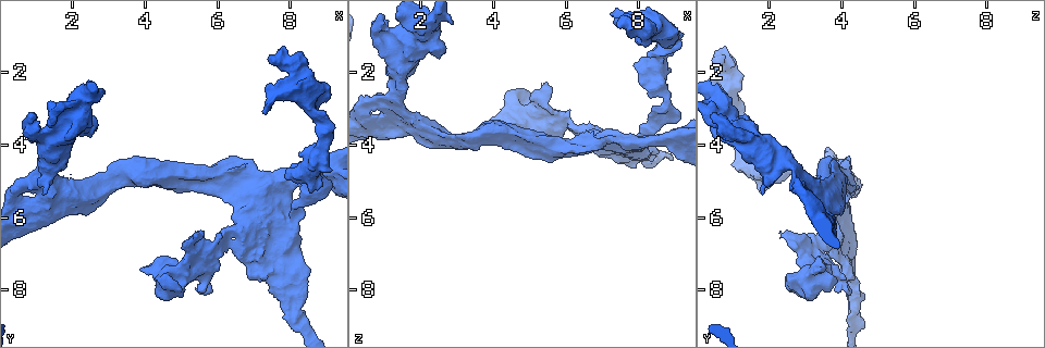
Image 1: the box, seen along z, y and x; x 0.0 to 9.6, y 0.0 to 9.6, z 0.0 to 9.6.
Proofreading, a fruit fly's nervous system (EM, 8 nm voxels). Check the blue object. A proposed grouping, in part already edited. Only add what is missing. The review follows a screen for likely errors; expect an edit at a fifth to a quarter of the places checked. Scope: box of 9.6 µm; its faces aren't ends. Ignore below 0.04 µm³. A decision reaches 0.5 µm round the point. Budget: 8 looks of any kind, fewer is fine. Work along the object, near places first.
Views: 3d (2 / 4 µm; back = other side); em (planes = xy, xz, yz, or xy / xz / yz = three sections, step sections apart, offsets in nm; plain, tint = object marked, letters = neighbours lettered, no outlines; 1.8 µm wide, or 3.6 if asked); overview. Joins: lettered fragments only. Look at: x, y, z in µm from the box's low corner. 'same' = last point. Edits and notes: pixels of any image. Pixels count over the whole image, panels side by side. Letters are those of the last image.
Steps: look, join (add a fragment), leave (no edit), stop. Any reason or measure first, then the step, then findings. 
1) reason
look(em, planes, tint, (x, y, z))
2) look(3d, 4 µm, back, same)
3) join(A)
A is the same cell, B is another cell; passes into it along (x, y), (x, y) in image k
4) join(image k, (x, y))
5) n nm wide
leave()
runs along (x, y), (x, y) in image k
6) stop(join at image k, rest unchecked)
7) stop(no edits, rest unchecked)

thick end
look(3d, 2 µm, (7.50, 1.50, 0.75))

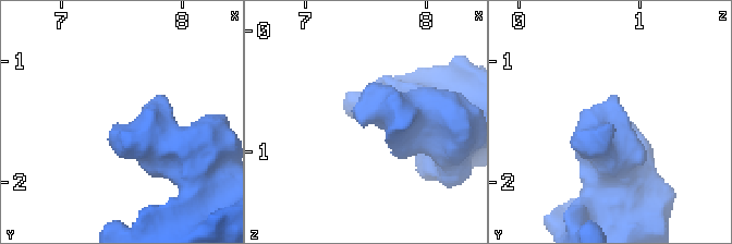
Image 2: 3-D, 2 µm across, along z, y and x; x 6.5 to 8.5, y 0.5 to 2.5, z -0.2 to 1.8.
shape alone is not enough
look(em, planes, letters, (7.46, 1.50, 0.74))

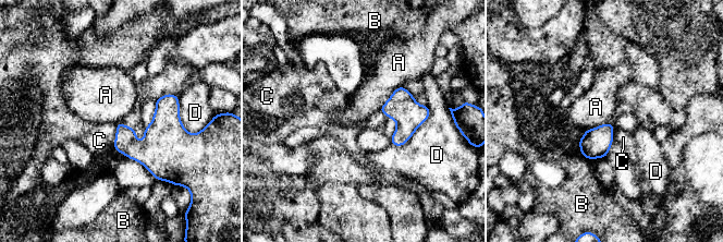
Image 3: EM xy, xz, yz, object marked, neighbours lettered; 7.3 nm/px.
leave()
A, B, C and D are other cells; border along (403, 85), (399, 86), (378, 110) in image 3; no lettered fragment goes on from it

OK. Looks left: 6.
branch stops here
look(em, planes, letters, (9.15, 5.15, 3.25))

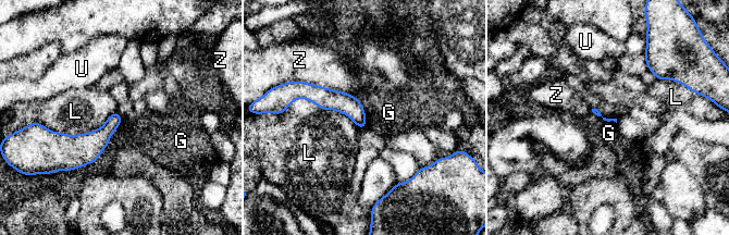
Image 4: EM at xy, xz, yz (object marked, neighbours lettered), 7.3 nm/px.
leave()
G, L, U and Z are other cells; runs along (304, 96), (341, 101), (362, 124) in image 4; none of them fits

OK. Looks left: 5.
branch stops here
look(em, yz, step 4, letters, (5.85, 8.05, 4.25))

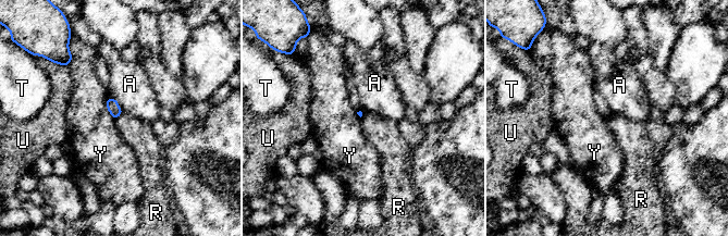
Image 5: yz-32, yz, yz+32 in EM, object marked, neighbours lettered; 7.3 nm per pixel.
leave()
A, R, T, U and Y are other cells; border along (123, 112), (115, 120) in image 5; none of them fits

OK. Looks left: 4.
stop(no edits, rest unchecked)

